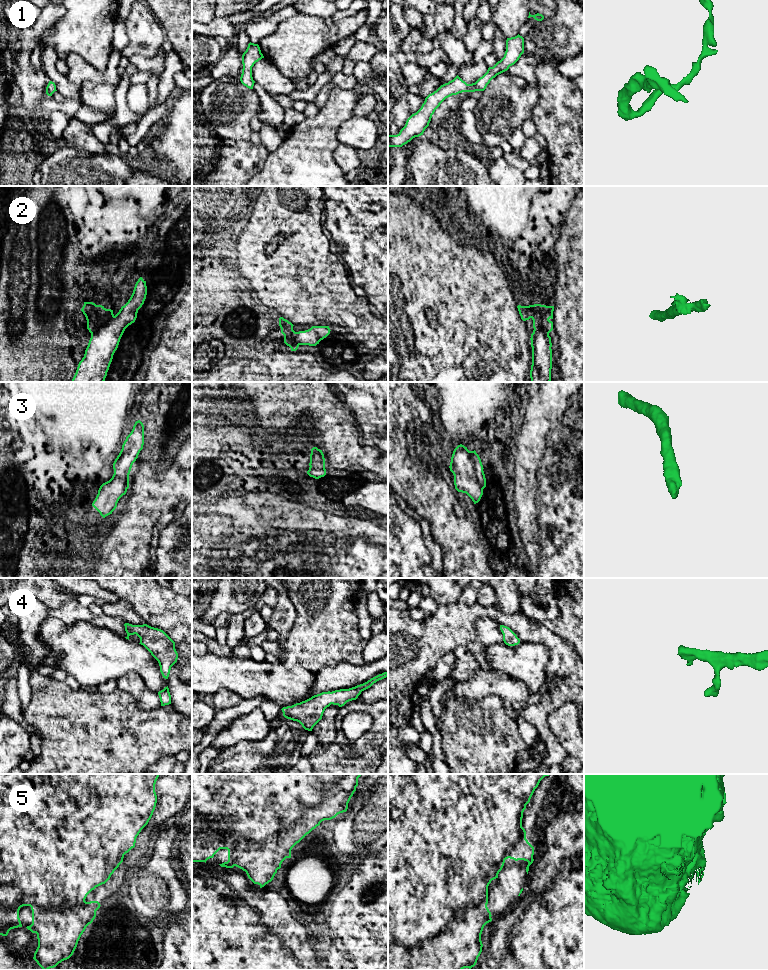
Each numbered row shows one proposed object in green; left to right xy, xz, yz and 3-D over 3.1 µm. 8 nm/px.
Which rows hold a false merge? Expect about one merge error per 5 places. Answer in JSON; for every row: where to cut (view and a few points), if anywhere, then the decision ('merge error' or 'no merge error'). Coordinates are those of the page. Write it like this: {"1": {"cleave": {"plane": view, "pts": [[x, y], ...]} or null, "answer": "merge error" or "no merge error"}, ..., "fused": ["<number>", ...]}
{"1": {"cleave": null, "answer": "no merge error"}, "2": {"cleave": {"plane": "xy", "pts": [[113, 315], [91, 336]]}, "answer": "merge error"}, "3": {"cleave": null, "answer": "no merge error"}, "4": {"cleave": null, "answer": "no merge error"}, "5": {"cleave": null, "answer": "no merge error"}, "fused": ["2"]}

